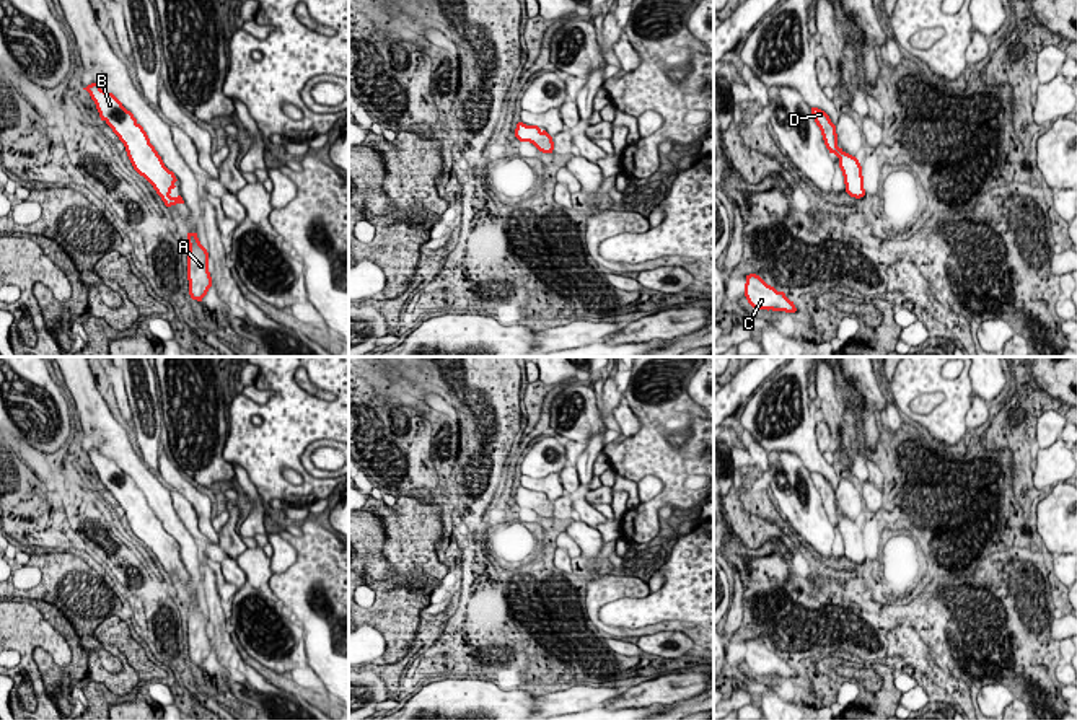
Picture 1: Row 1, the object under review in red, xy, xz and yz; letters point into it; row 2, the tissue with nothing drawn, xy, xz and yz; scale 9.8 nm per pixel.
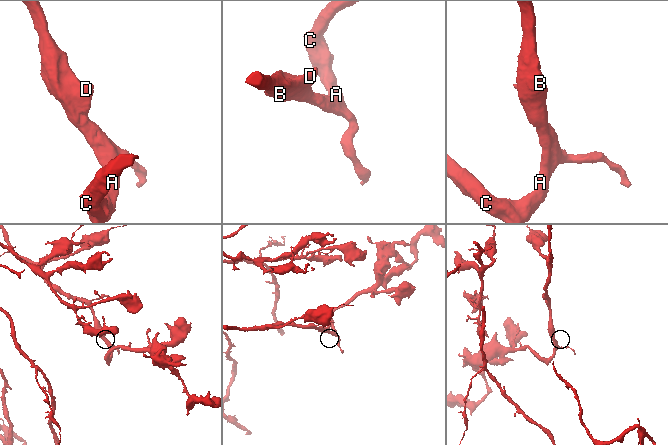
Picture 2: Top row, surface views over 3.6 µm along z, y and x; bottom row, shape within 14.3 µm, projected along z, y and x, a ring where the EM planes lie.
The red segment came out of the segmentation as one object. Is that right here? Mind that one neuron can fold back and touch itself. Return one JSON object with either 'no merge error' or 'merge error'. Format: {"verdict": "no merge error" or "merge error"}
{"verdict": "no merge error"}

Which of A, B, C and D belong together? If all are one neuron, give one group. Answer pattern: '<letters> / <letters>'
A B C D

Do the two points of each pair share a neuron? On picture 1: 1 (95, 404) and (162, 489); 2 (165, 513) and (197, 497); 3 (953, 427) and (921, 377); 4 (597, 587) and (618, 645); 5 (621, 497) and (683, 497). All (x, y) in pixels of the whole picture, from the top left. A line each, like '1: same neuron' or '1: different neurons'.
1: same neuron
2: different neurons
3: same neuron
4: different neurons
5: different neurons

